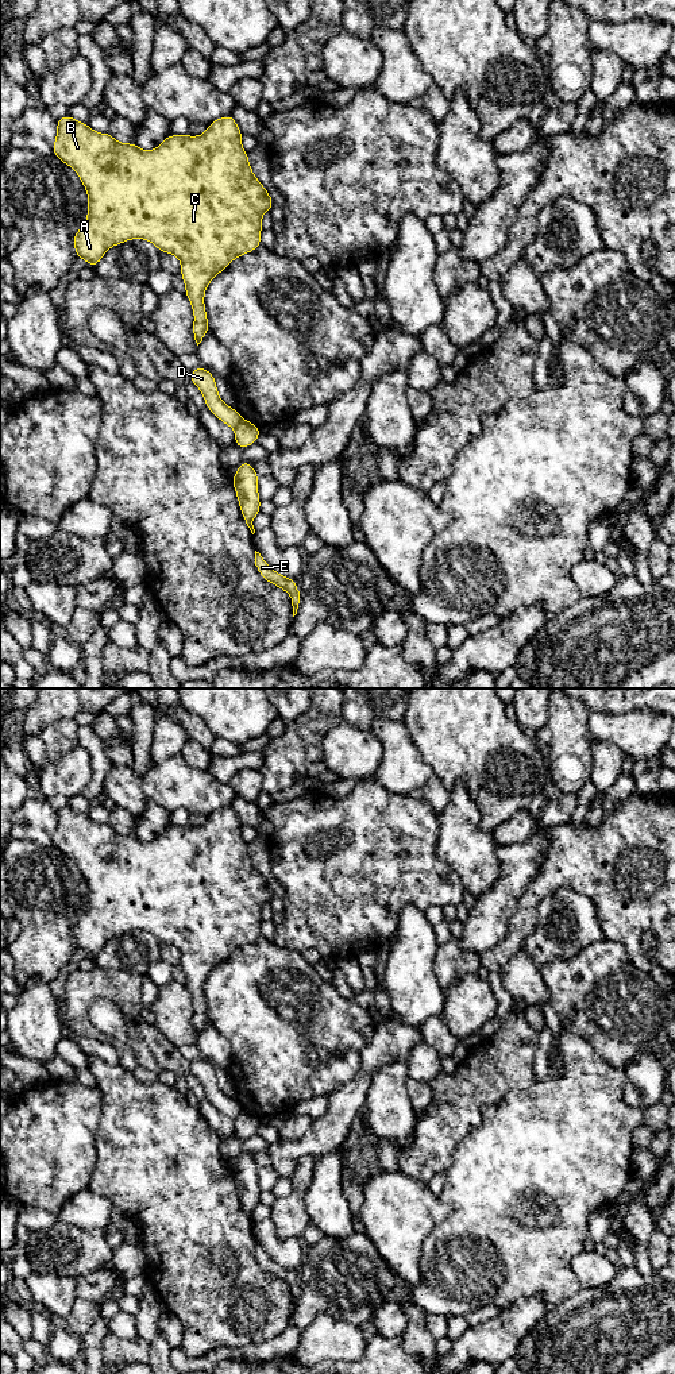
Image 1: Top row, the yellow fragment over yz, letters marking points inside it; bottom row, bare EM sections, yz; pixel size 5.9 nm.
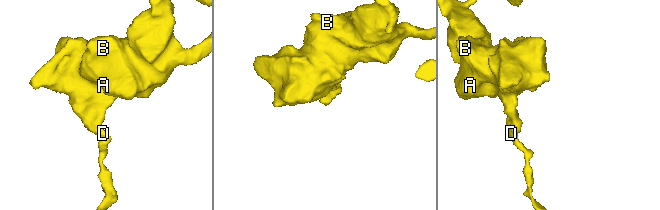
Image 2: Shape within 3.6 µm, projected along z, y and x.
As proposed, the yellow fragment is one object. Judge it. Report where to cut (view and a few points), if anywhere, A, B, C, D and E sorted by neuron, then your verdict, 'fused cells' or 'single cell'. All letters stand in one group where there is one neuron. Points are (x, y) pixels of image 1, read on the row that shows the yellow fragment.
cut in yz along (242, 419), (234, 428); A B C D / E; fused cells

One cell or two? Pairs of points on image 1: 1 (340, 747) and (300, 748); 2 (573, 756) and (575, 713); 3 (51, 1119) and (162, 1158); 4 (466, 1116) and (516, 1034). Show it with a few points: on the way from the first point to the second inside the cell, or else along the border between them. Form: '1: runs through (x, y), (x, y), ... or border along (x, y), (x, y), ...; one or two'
1: border along (340, 721), (324, 736), (321, 759); two
2: runs through (573, 745), (573, 724); one
3: border along (103, 1103), (103, 1115), (96, 1135), (96, 1166); two
4: runs through (466, 1096), (506, 1054); one

